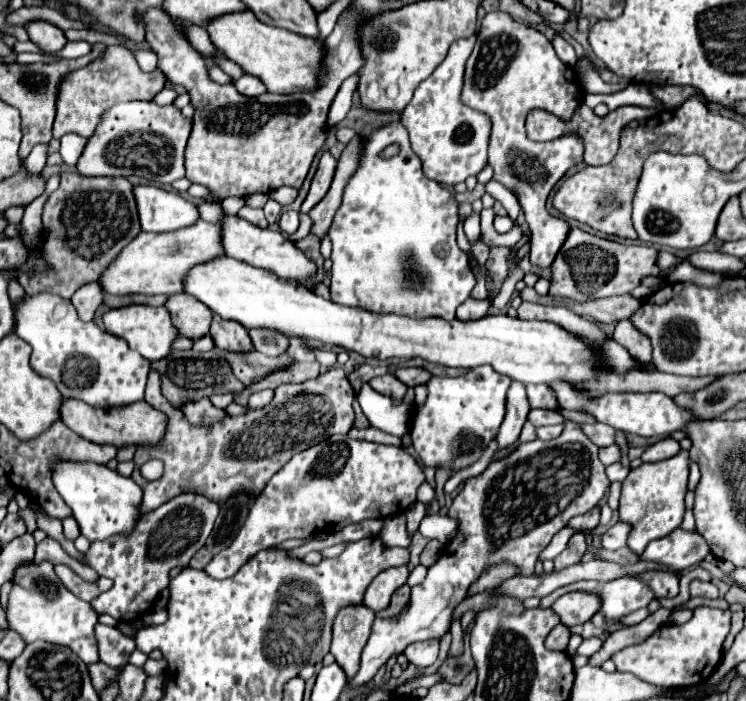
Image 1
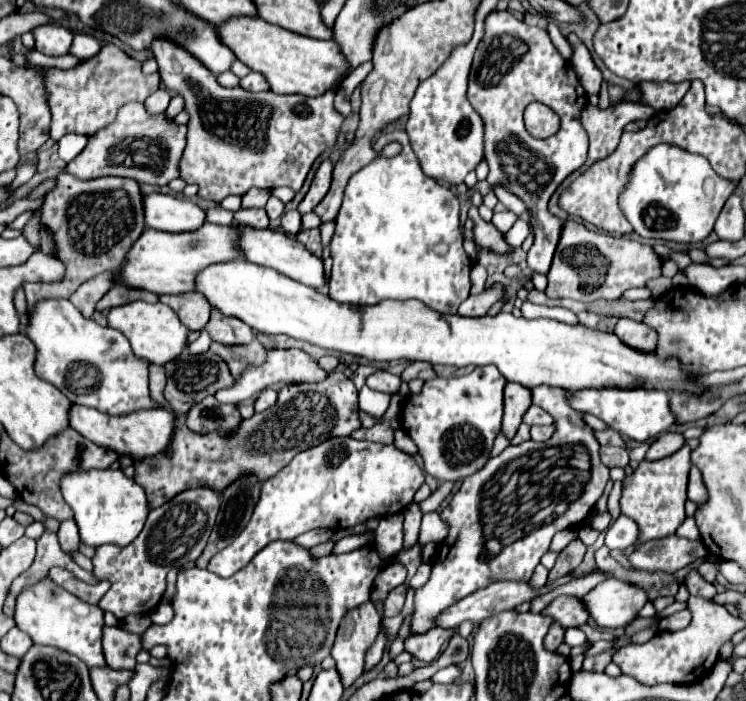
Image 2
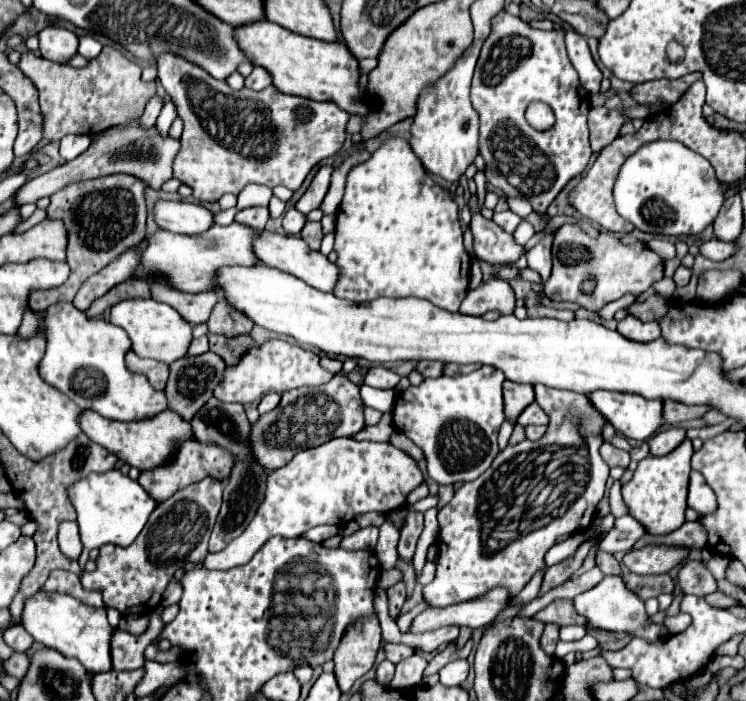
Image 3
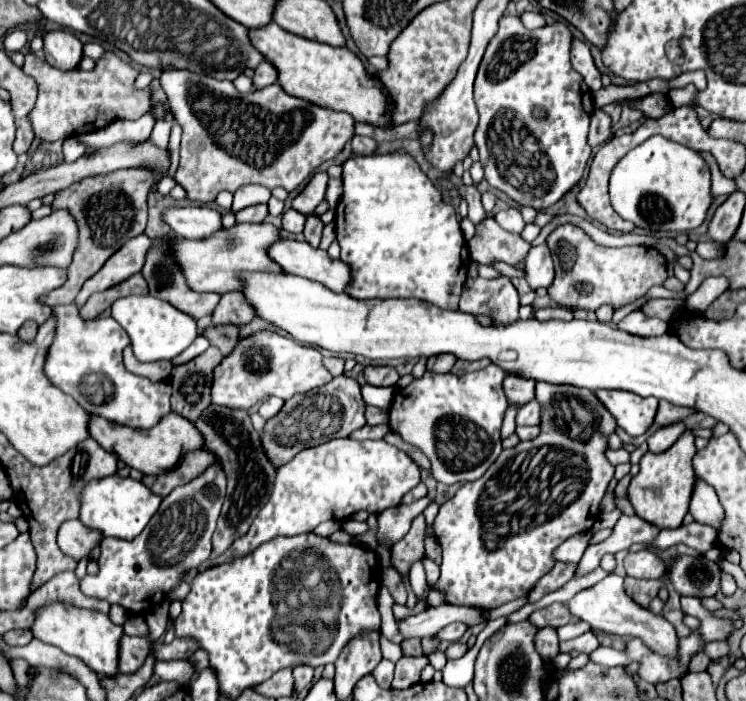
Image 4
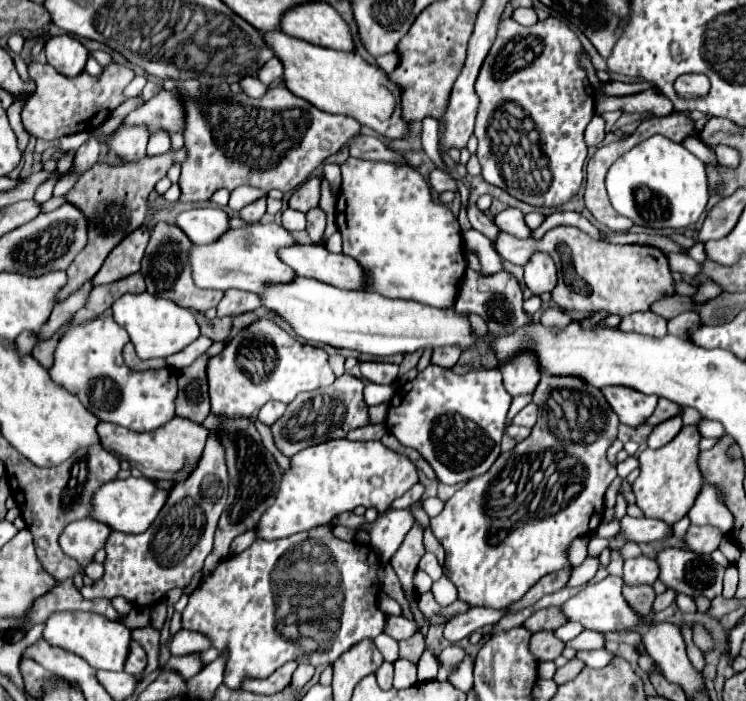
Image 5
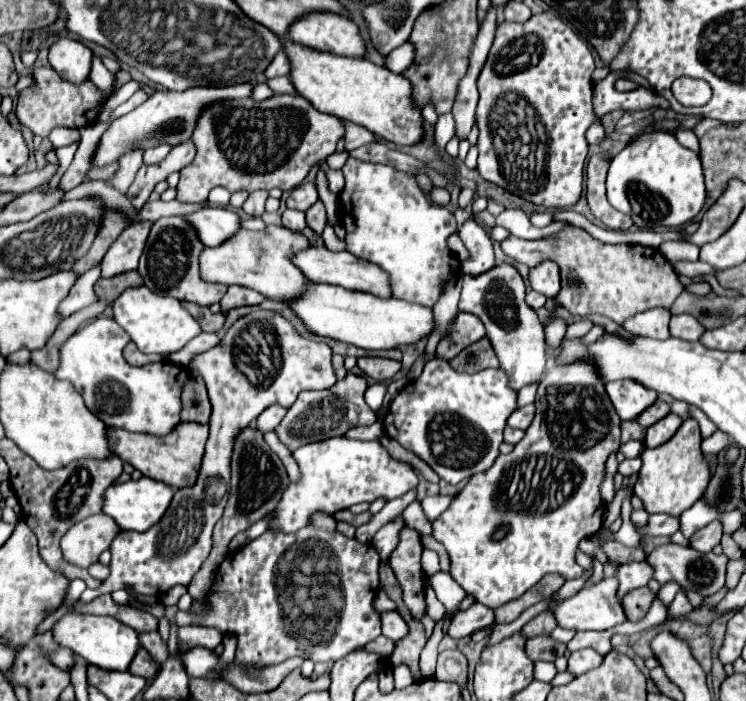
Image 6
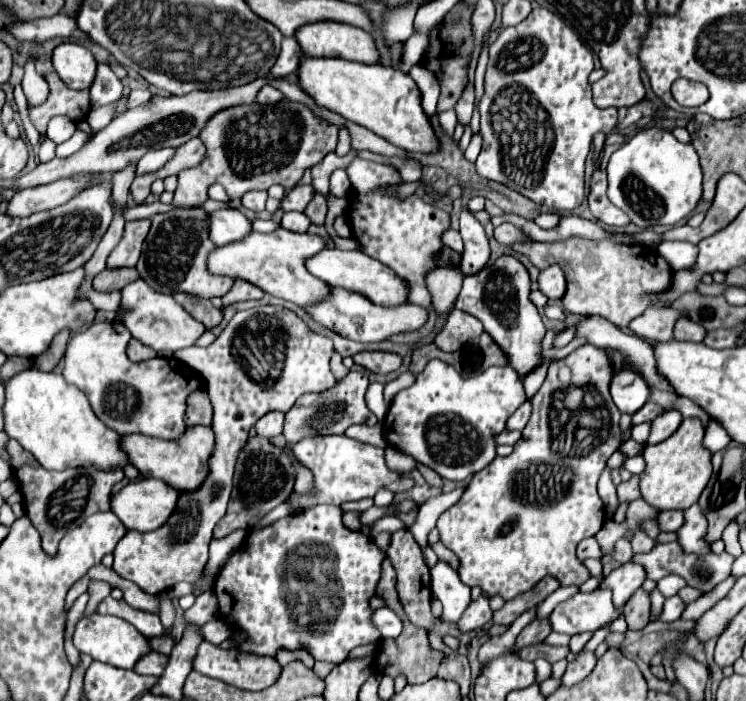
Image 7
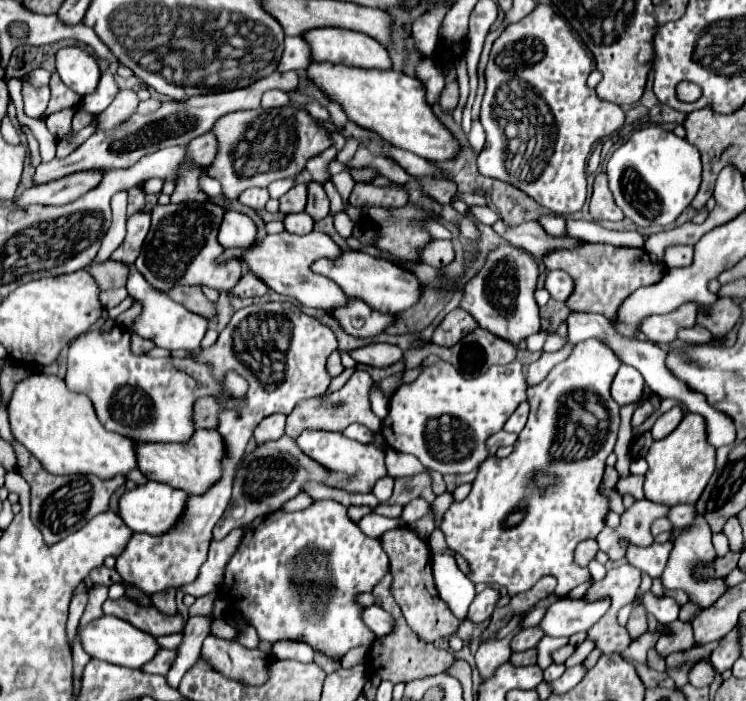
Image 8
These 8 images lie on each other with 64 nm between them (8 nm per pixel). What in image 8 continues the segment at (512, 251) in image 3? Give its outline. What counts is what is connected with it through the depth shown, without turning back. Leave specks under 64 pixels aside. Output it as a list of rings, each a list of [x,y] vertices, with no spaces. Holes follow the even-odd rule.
[[[586,244],[578,250],[558,250],[544,258],[544,266],[548,270],[564,270],[576,280],[576,298],[566,302],[570,310],[584,310],[606,318],[614,318],[618,306],[628,294],[640,286],[656,284],[666,270],[664,266],[652,264],[644,248],[616,248],[610,244]]]

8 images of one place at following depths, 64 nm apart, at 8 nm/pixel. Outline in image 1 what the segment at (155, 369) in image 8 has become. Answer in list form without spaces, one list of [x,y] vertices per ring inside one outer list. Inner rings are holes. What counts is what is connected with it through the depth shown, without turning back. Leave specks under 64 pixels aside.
[[[24,296],[16,306],[16,334],[32,346],[32,368],[50,378],[64,398],[76,398],[96,408],[120,408],[144,400],[144,388],[150,372],[150,362],[138,352],[132,352],[124,338],[98,328],[94,322],[84,322],[78,318],[76,308],[70,300],[60,296]]]

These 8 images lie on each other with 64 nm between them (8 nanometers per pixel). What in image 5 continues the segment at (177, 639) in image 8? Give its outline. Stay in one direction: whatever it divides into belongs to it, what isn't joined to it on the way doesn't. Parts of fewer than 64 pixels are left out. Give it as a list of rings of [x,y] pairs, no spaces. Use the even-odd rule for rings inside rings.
[[[152,626],[138,628],[138,630],[132,630],[132,638],[146,651],[148,672],[144,676],[148,676],[156,666],[160,666],[160,632]]]

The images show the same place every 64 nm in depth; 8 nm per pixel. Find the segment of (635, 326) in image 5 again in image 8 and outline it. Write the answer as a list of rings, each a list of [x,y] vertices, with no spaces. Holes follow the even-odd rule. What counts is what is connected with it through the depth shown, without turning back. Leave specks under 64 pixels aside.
[[[688,302],[684,304],[684,308],[678,308],[676,312],[650,316],[648,320],[644,320],[640,330],[648,340],[656,344],[670,344],[678,338],[678,330],[692,328],[692,324],[696,324],[698,312],[700,312],[700,304]]]

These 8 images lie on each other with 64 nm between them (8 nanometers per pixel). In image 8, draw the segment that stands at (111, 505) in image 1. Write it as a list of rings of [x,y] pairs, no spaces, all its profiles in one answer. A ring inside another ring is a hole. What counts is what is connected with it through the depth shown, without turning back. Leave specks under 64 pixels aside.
[[[150,480],[144,486],[136,486],[134,490],[124,492],[124,496],[120,498],[120,512],[118,514],[132,532],[146,532],[152,536],[162,536],[162,534],[170,532],[170,528],[176,526],[176,520],[186,510],[186,502],[188,502],[188,496],[182,490],[176,490],[168,484]]]

